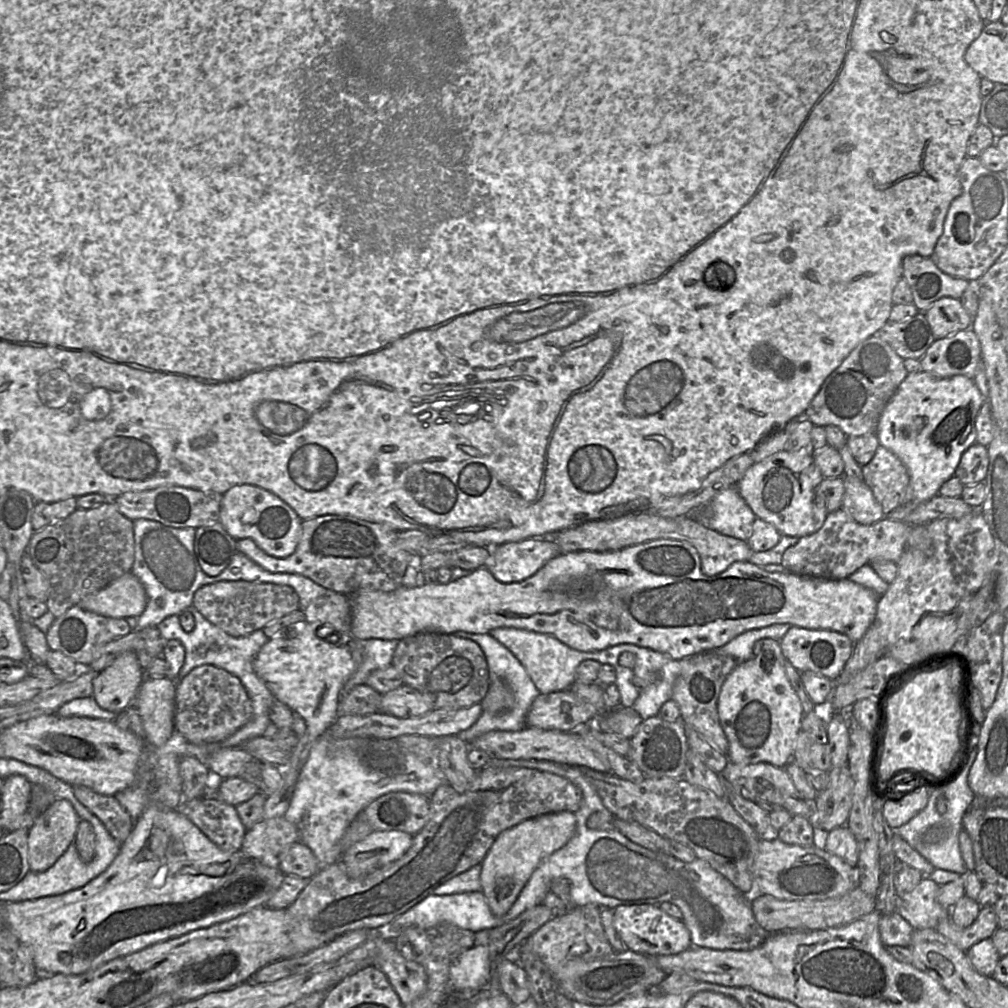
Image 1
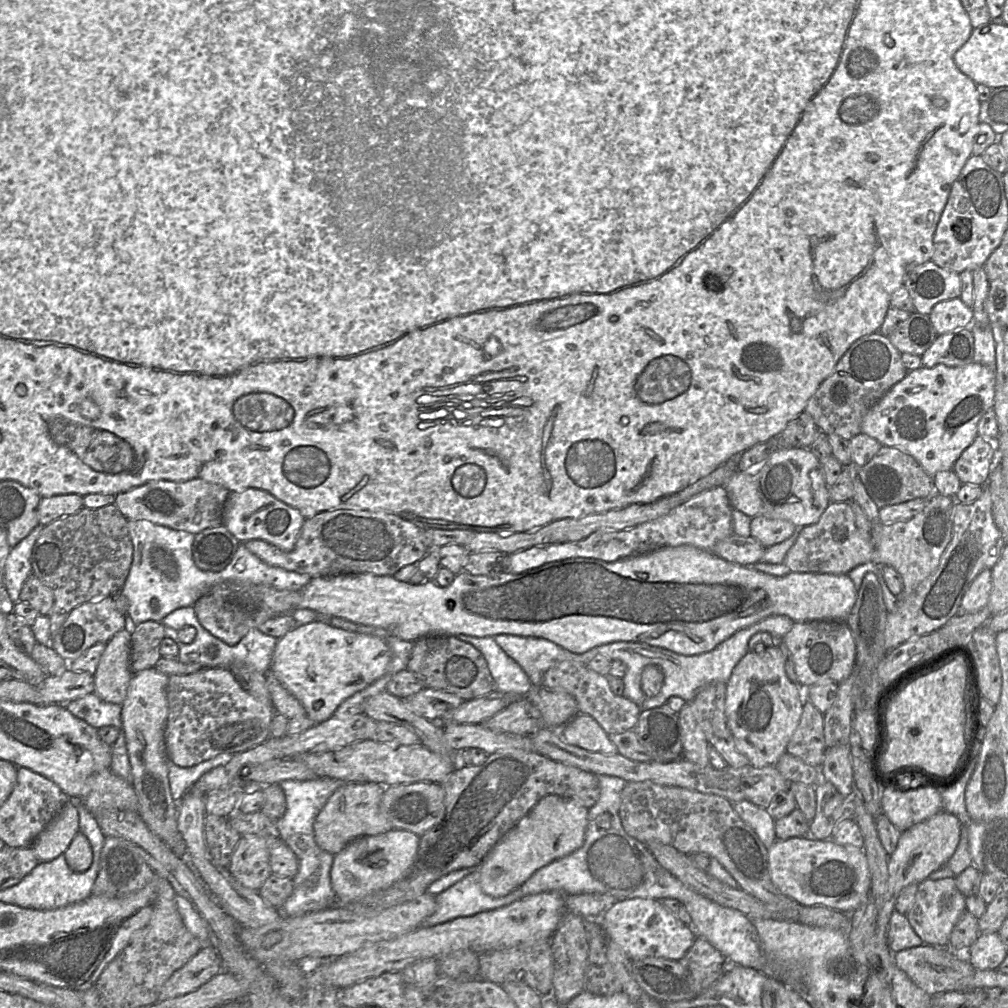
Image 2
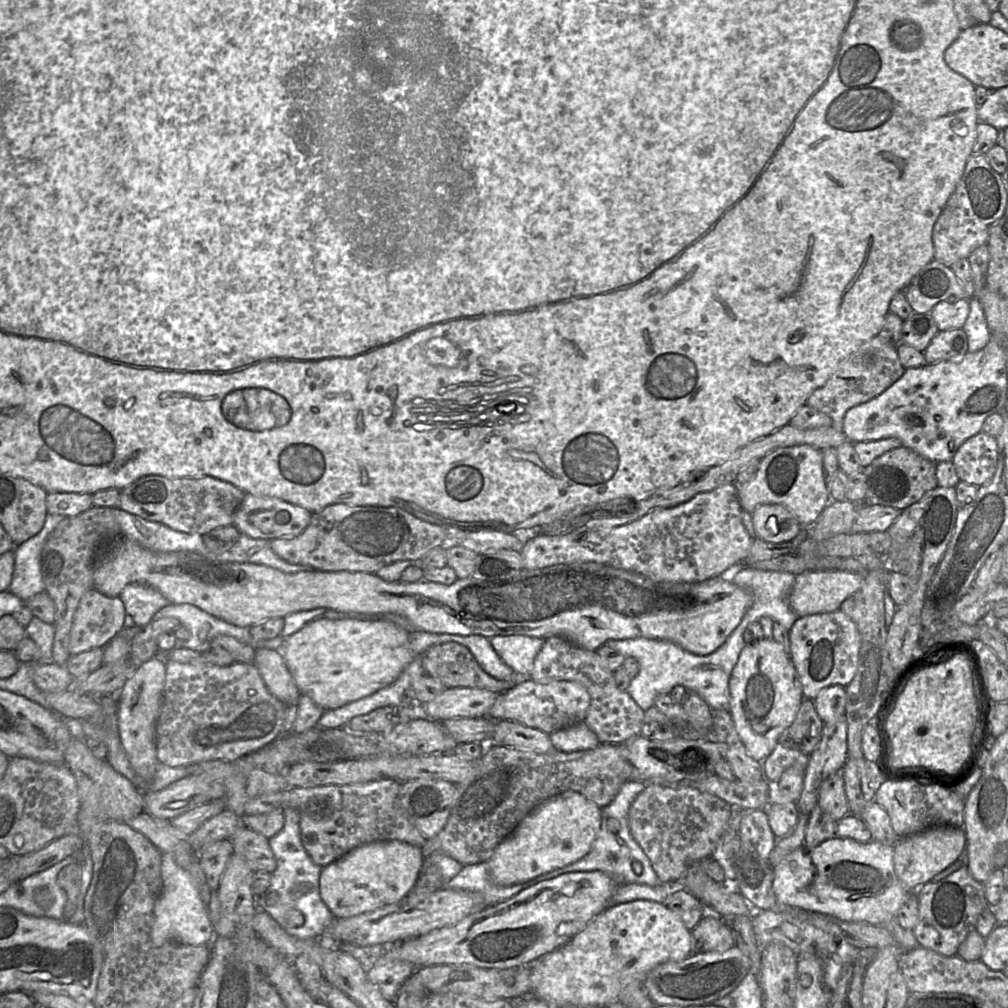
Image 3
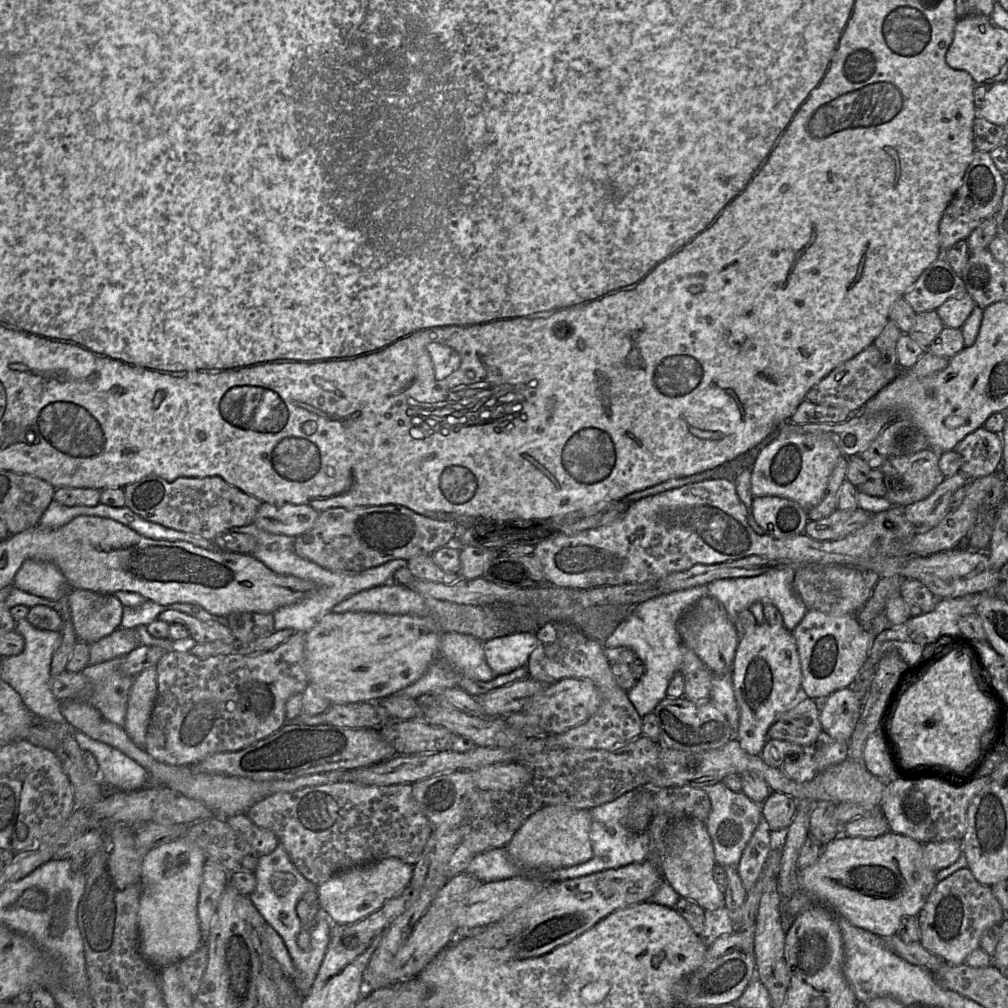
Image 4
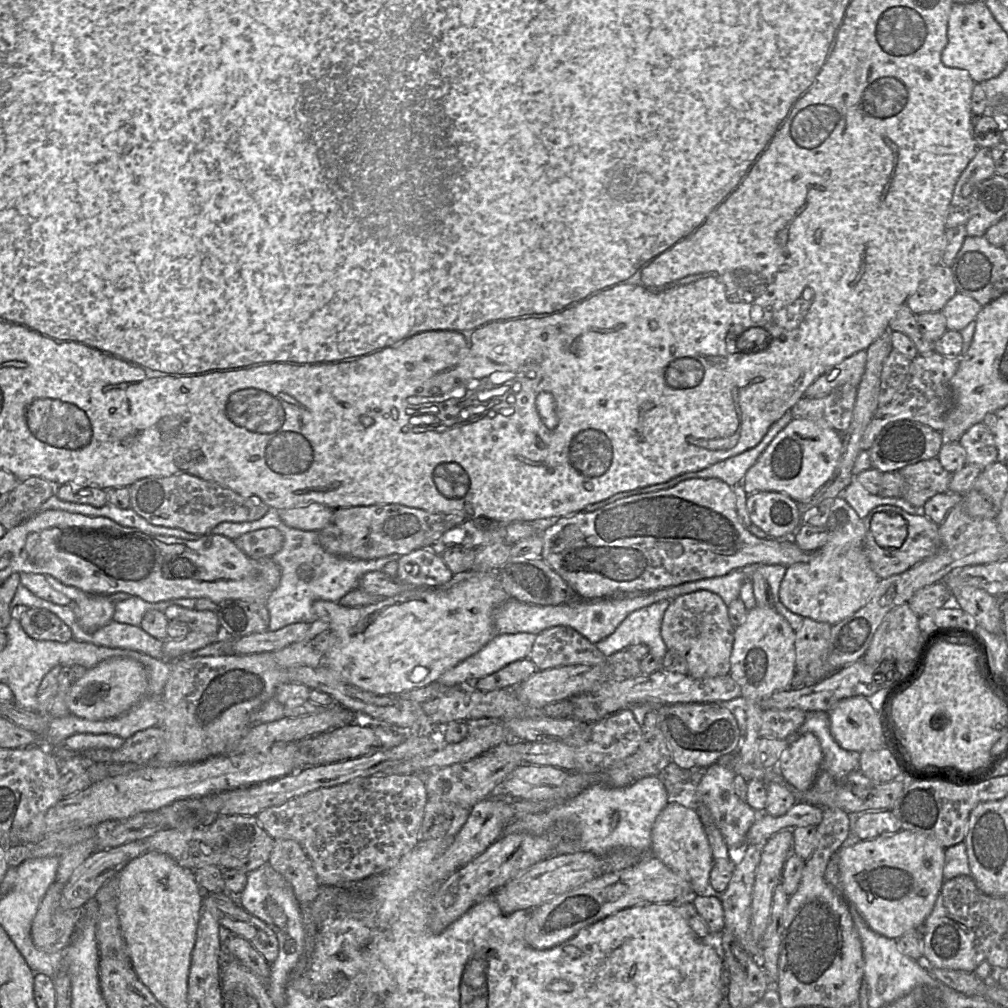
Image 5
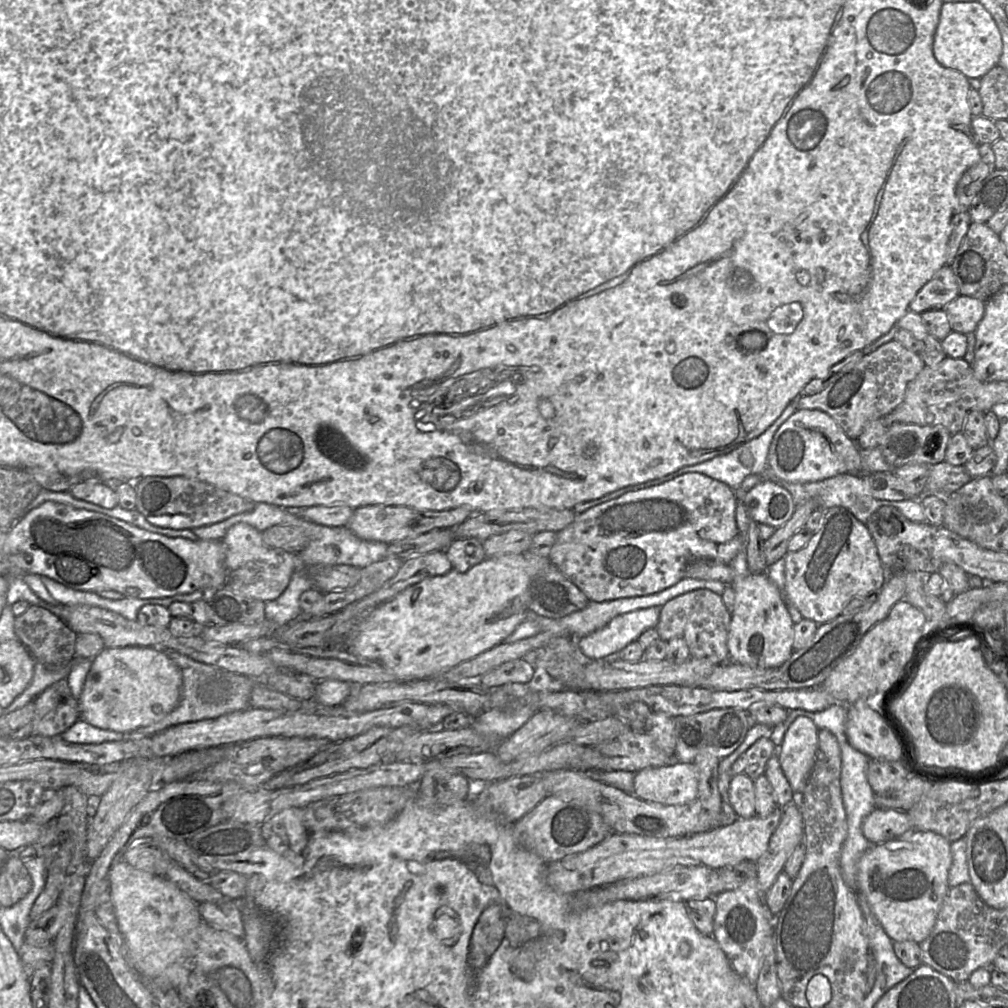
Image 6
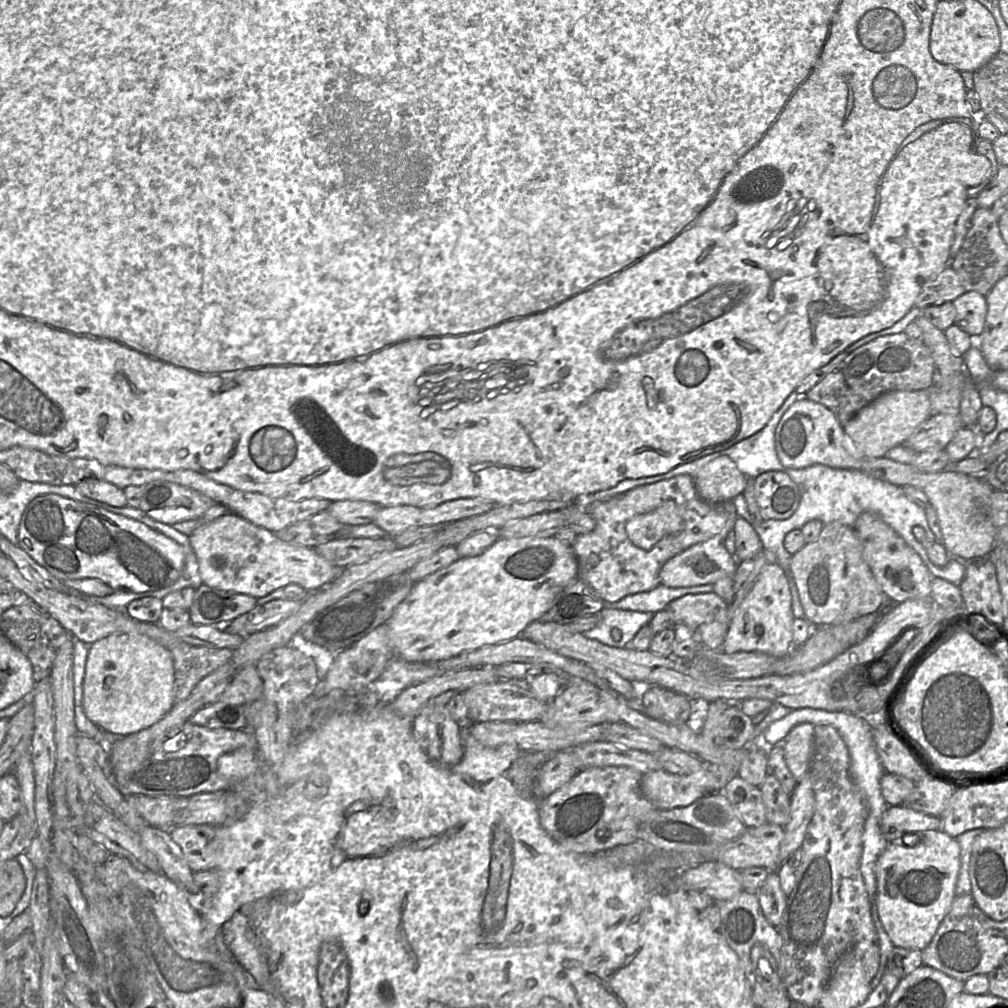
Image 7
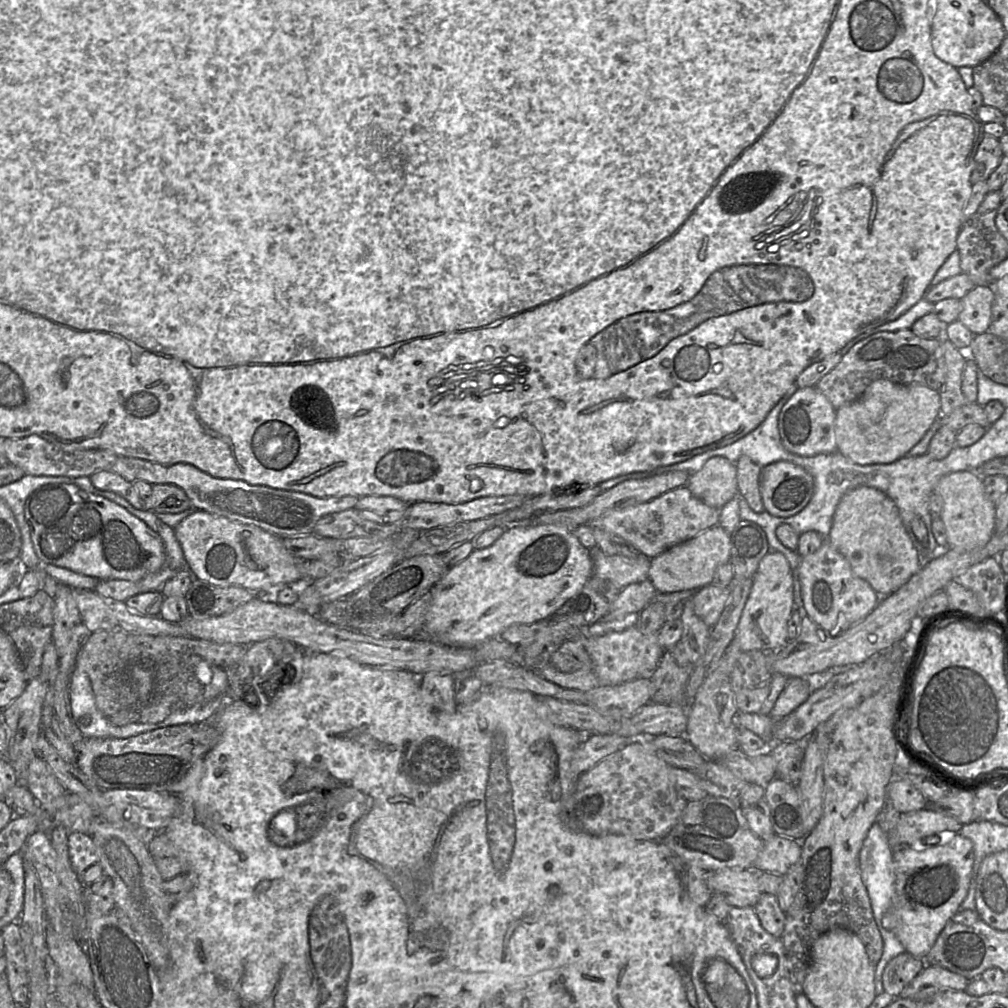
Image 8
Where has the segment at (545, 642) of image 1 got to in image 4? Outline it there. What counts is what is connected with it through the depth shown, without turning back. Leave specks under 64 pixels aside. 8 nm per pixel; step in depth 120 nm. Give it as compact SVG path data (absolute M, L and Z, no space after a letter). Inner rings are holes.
M523 632L483 642L486 662L495 676L526 666L537 645L535 633Z

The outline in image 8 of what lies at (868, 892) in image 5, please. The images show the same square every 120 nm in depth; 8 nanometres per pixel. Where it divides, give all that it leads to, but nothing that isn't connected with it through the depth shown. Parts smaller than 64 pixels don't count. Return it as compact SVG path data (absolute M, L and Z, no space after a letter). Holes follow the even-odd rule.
M958 833L947 844L923 851L910 847L894 849L893 904L883 915L882 924L898 938L906 952L925 959L946 923L959 911L969 889L973 864L973 843Z

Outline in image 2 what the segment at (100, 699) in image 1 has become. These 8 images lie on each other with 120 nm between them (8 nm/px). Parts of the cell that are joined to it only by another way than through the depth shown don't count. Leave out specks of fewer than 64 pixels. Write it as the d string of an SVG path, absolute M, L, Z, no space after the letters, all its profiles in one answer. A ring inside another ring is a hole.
M122 629L106 643L94 674L94 693L105 702L122 705L132 676L131 634Z

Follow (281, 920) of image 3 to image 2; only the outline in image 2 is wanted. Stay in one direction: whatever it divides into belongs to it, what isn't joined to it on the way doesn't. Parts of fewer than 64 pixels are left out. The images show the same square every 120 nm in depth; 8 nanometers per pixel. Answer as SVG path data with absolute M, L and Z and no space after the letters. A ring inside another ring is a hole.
M327 777L312 780L288 780L279 783L286 799L284 815L274 823L272 830L296 855L298 872L292 878L293 892L286 900L280 913L288 917L305 915L335 906L335 894L331 885L330 872L334 855L322 850L314 838L314 820L328 798L345 782Z

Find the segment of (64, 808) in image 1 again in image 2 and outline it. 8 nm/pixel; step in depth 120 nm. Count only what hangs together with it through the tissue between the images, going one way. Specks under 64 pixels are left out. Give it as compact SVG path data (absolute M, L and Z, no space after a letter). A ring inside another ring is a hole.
M70 801L38 835L31 848L40 863L48 862L65 853L78 833L79 812L74 802Z

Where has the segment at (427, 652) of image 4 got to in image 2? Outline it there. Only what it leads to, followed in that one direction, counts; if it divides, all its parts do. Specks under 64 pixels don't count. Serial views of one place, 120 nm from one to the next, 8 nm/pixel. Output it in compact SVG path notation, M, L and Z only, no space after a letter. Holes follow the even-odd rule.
M315 620L295 626L278 639L270 671L300 701L313 723L318 724L330 719L345 699L384 676L390 660L390 648L382 638Z

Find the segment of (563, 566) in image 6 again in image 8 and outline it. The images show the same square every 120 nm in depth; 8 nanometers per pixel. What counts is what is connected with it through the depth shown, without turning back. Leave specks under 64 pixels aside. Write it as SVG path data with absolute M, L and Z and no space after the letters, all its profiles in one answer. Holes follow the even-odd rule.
M597 545L590 548L593 575L611 581L619 589L649 579L651 559L640 554L637 559L607 555Z

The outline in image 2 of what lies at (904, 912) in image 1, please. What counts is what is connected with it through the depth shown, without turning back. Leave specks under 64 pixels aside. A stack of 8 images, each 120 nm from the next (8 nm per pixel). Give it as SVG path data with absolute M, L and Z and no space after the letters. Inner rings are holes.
M955 877L926 879L918 884L915 901L905 916L924 944L947 948L951 932L965 911L966 896L959 891Z

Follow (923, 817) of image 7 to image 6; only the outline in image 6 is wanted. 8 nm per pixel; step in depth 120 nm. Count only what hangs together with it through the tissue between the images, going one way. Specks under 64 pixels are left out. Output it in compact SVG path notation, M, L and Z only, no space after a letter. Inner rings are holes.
M876 807L863 821L862 831L871 844L879 844L899 838L912 830L907 811Z

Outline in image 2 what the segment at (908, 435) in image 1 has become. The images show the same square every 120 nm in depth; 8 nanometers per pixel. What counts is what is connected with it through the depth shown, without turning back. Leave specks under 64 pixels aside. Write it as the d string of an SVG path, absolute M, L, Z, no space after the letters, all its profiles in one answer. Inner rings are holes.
M971 362L965 366L949 367L944 364L937 364L934 367L920 367L907 372L906 376L896 383L876 404L865 414L861 422L861 433L876 439L882 446L895 447L911 455L925 470L933 477L939 471L953 469L954 463L961 453L974 441L978 435L978 422L982 416L993 408L995 395L995 371L982 364Z

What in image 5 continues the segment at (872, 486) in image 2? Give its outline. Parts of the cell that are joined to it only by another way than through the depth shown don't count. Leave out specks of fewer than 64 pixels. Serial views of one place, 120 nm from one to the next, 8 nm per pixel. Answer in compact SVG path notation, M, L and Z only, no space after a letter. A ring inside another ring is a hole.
M937 457L905 466L899 472L904 479L904 493L902 497L916 507L923 507L934 495L949 491L952 473L942 466Z

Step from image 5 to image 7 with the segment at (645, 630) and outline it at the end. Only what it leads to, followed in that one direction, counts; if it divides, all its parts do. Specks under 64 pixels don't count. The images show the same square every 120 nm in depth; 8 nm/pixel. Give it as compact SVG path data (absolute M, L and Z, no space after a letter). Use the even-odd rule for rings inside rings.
M604 607L598 624L582 634L589 639L616 648L625 648L638 631L652 620L654 614Z

